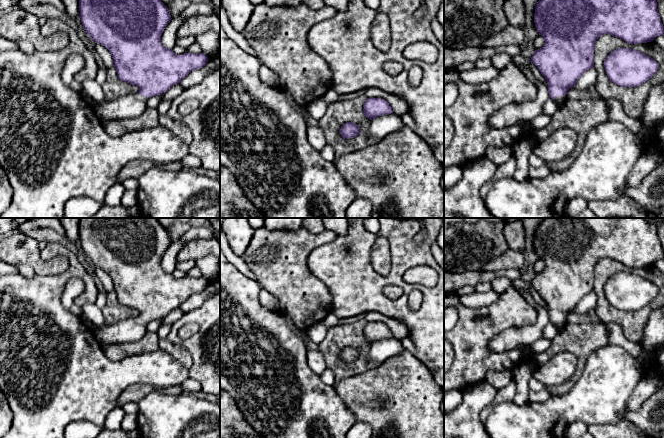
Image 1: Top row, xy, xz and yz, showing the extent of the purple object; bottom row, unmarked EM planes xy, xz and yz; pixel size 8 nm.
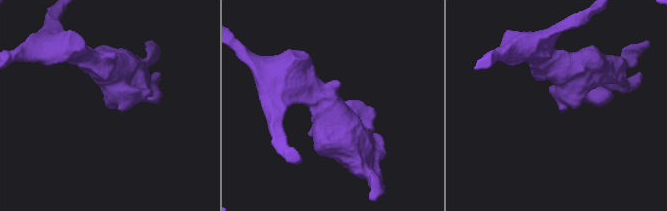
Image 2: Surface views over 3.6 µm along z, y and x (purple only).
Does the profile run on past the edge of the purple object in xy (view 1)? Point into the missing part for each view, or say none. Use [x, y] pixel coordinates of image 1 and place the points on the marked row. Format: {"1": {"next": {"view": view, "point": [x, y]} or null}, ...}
{"1": {"next": {"view": "xy", "point": [132, 105]}}}

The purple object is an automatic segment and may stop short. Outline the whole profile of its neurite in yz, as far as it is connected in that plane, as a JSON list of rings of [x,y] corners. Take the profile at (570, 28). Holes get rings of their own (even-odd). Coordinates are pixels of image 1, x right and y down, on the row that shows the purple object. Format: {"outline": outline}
{"outline": [[[539,0],[535,6],[534,23],[545,43],[535,50],[530,60],[545,77],[550,99],[558,104],[558,110],[568,100],[567,91],[575,87],[587,70],[593,68],[595,42],[600,36],[610,34],[629,44],[636,44],[651,42],[655,37],[664,35],[656,0]]]}

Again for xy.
{"outline": [[[79,0],[79,12],[86,33],[109,50],[119,79],[139,87],[138,92],[93,104],[102,123],[140,116],[150,97],[167,92],[209,60],[203,53],[177,55],[162,45],[161,35],[172,18],[161,0]]]}

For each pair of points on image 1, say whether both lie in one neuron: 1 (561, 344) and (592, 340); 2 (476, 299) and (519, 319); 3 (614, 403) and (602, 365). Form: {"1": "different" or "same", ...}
{"1": "same", "2": "different", "3": "same"}

